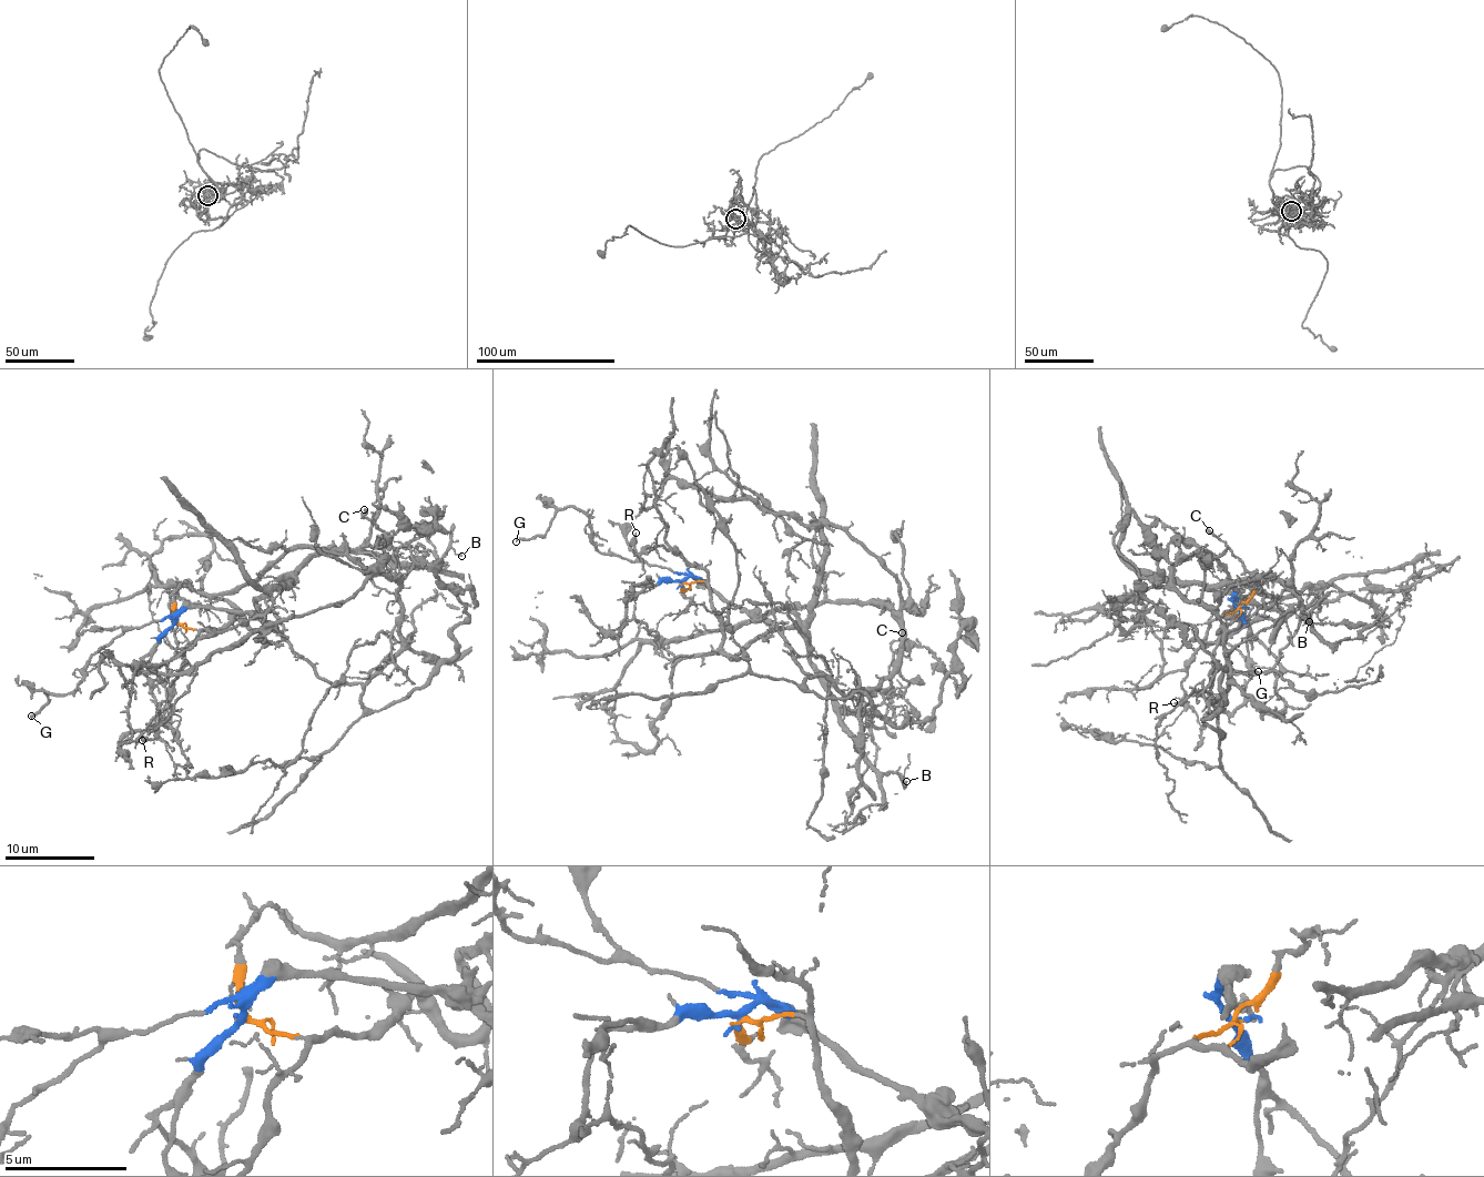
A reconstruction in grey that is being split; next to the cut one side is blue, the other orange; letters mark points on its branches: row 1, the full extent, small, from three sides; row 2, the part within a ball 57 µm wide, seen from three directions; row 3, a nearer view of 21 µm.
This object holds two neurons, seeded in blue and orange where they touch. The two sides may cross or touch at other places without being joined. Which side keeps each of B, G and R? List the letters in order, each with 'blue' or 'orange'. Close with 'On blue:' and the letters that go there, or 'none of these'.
B: orange
G: blue
R: orange
On blue: G

